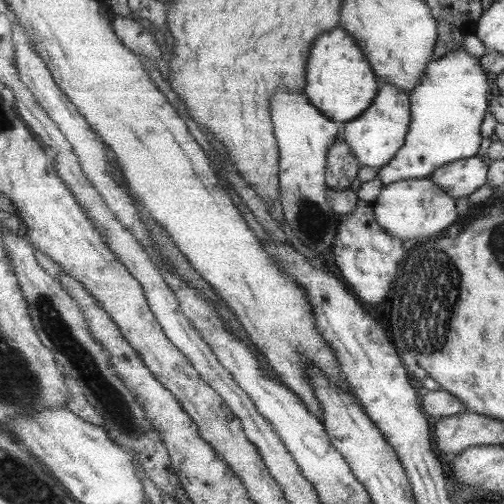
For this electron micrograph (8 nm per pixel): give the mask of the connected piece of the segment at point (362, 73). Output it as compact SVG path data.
M340 26L315 42L307 82L305 94L309 100L340 125L363 115L375 102L380 90L376 72L356 37Z

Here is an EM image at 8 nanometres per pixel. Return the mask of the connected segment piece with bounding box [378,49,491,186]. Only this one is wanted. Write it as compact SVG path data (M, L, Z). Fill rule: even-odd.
M461 50L433 60L426 68L421 84L410 94L412 123L405 146L388 166L379 170L384 186L409 179L427 179L445 164L477 156L483 134L481 126L490 110L489 80L480 58Z

